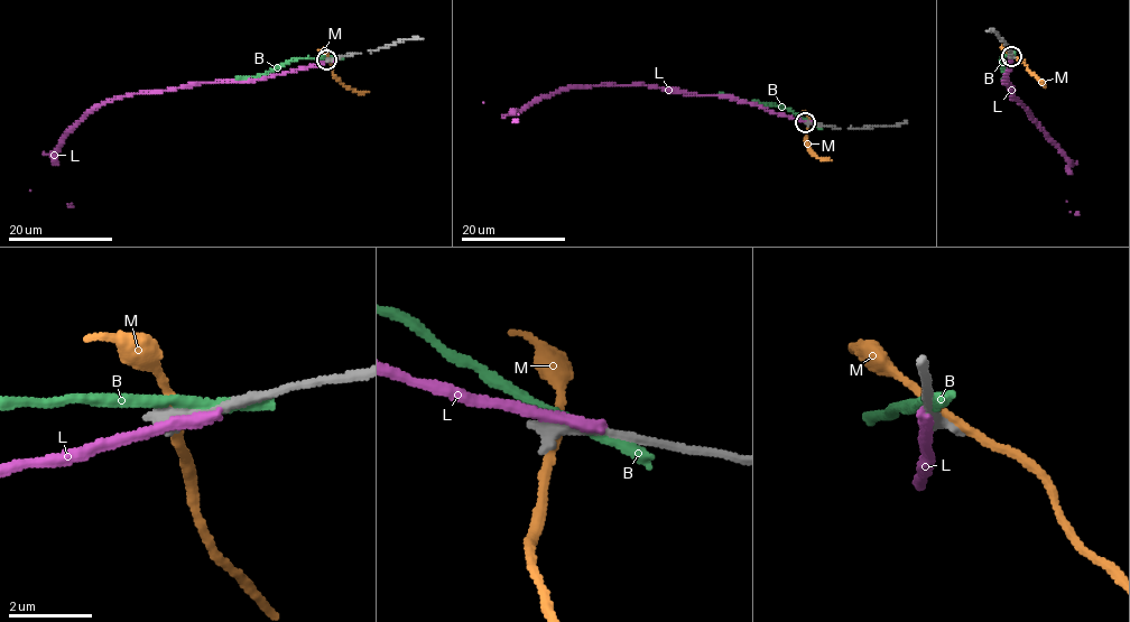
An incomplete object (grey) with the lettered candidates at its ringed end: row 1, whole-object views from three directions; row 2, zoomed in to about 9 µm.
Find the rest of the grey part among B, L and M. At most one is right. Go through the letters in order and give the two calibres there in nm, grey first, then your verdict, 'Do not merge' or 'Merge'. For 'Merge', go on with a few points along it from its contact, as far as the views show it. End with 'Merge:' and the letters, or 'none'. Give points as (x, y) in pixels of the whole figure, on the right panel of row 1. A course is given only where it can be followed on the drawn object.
B: Thickness 240 nm (grey) against 240 nm. Do not merge
L: Thickness 440 nm (grey) against 340 nm. Do not merge
M: Thickness 420 nm (grey) against 190 nm. Do not merge
Merge: none

